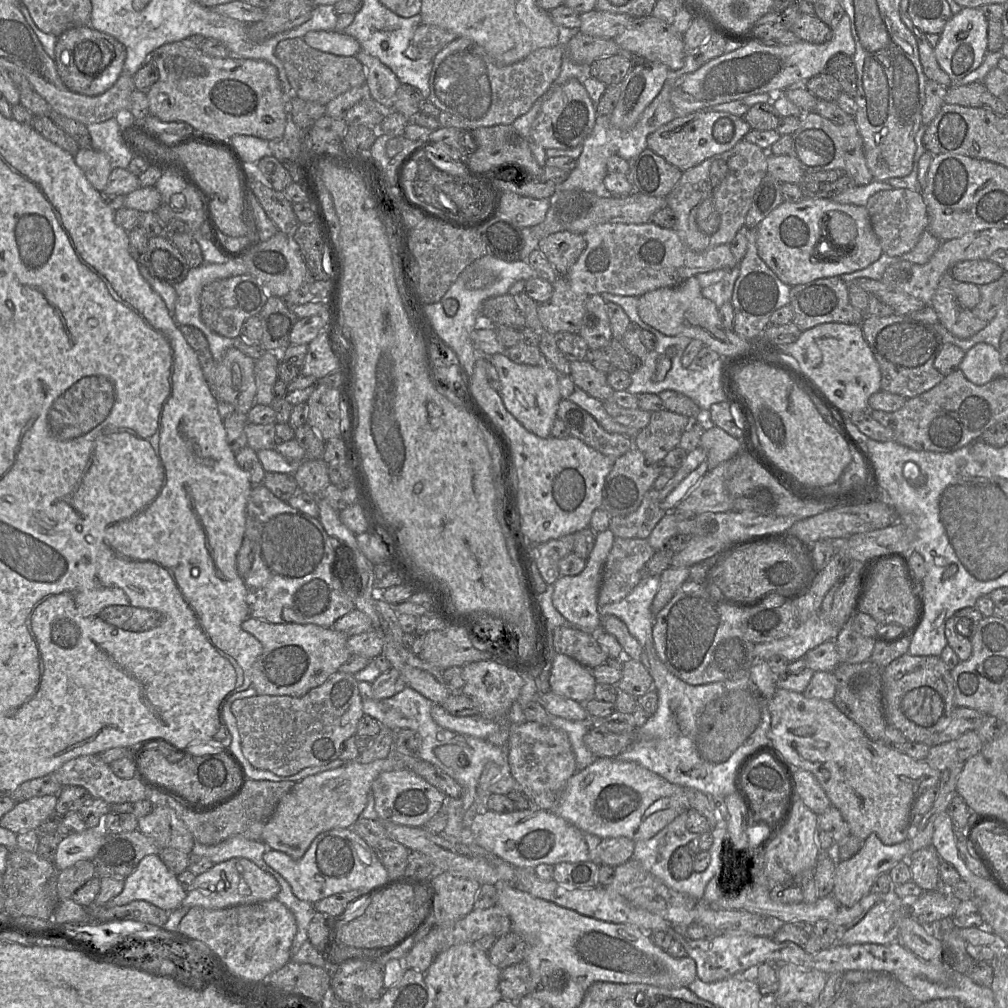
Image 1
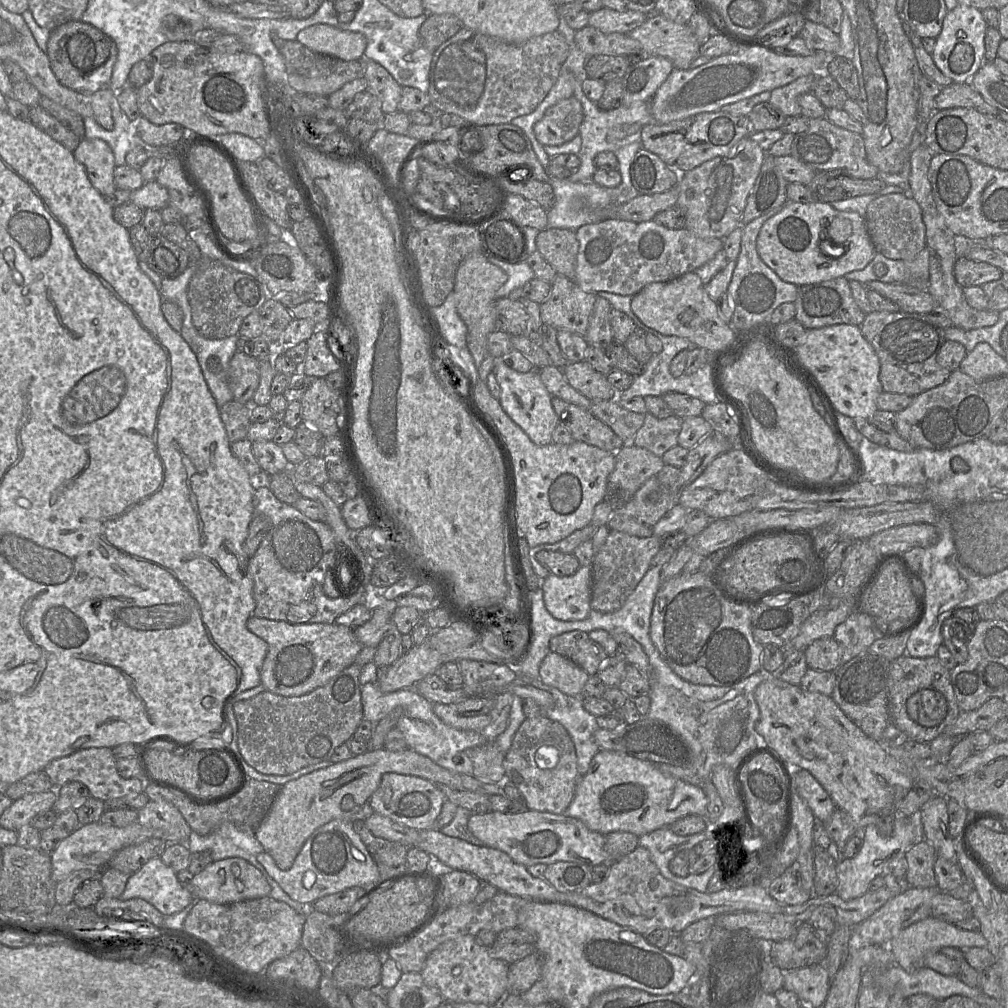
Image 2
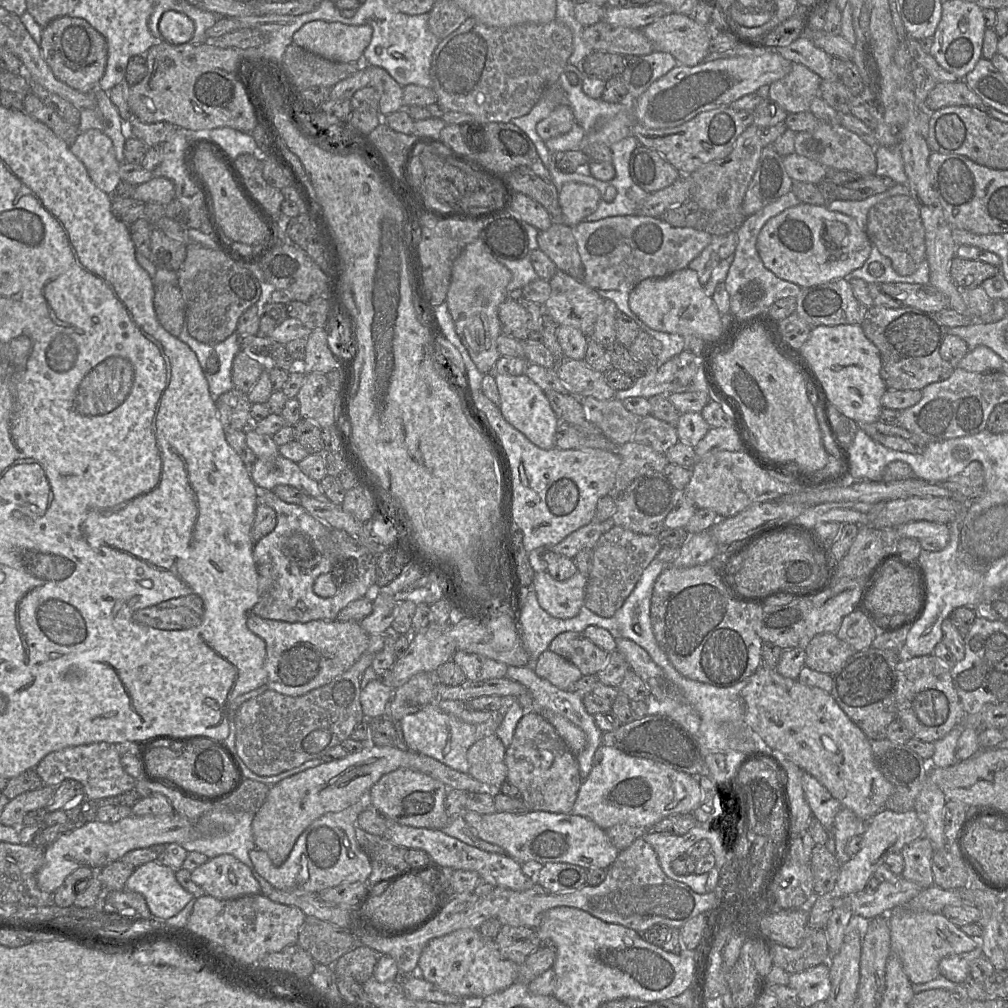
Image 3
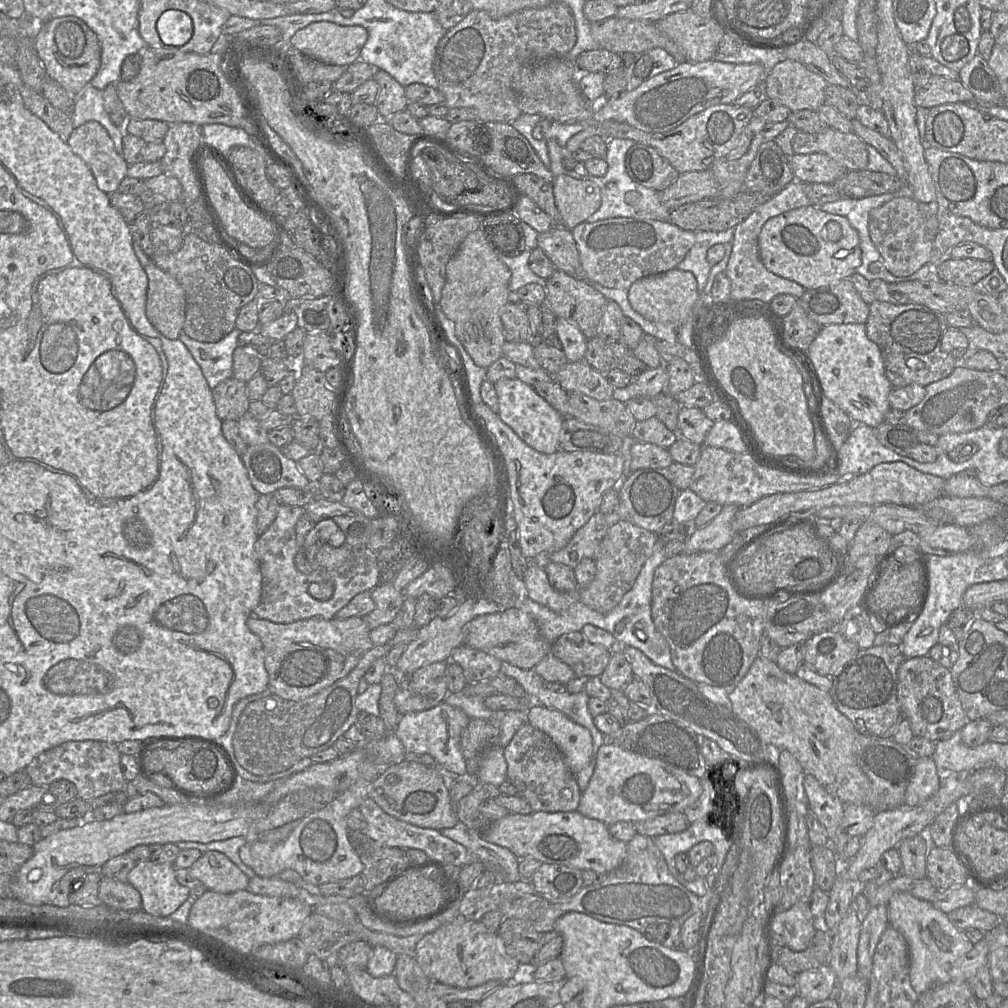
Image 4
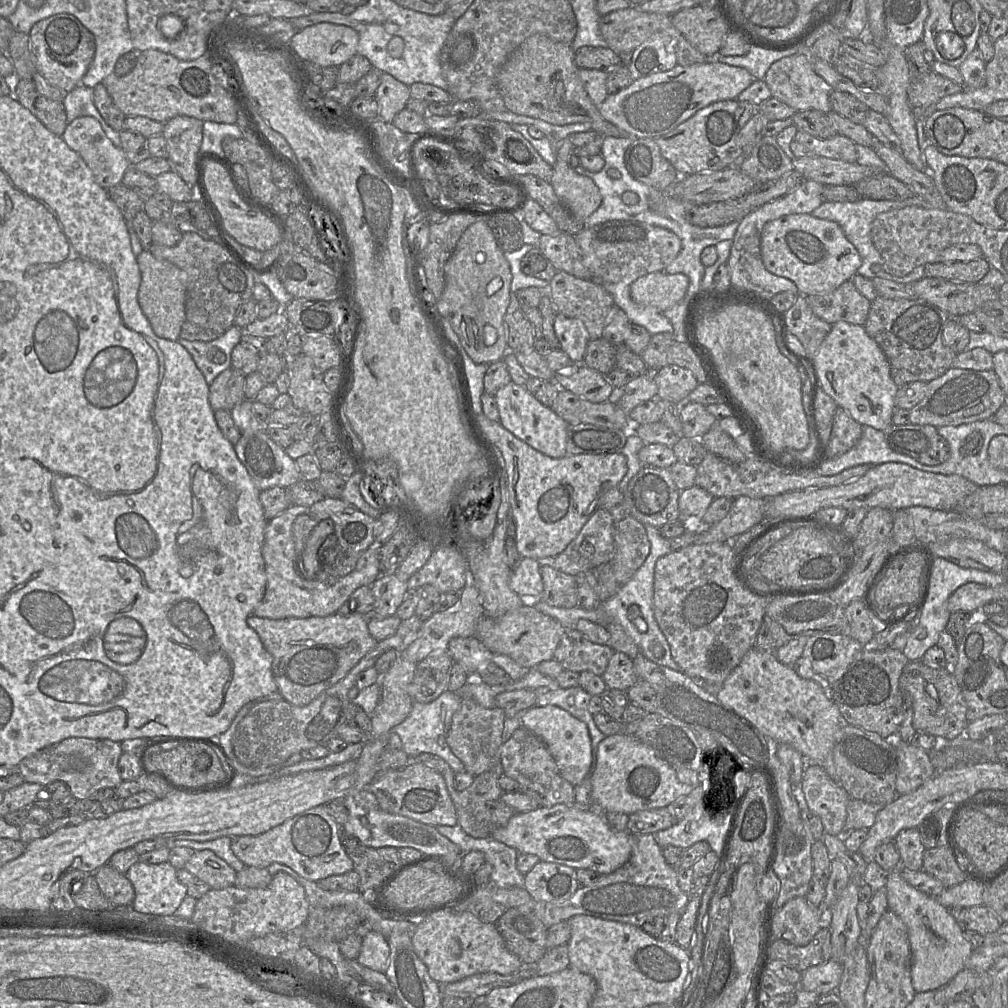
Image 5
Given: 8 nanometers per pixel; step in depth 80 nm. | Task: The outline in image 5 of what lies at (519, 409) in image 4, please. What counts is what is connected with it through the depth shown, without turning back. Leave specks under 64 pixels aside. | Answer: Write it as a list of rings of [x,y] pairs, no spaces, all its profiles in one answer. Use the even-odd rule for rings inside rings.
[[[510,381],[494,395],[499,412],[499,422],[515,437],[551,458],[562,458],[566,452],[568,423],[551,408],[538,401],[525,386]]]

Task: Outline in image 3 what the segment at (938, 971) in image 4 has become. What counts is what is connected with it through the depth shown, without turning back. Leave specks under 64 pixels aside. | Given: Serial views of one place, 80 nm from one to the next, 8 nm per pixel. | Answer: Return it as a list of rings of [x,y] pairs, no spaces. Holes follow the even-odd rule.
[[[897,907],[887,915],[891,952],[896,954],[912,984],[929,982],[940,975],[939,963],[949,955],[970,952],[980,941],[965,934],[942,913],[913,912]]]

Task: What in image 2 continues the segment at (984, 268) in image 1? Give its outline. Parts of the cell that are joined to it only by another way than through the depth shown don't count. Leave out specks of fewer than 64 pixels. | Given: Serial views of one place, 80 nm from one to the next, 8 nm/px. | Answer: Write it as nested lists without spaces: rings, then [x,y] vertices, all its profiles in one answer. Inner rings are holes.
[[[958,257],[954,265],[954,276],[962,288],[979,286],[999,280],[1004,273],[987,262],[971,260],[968,257]]]

